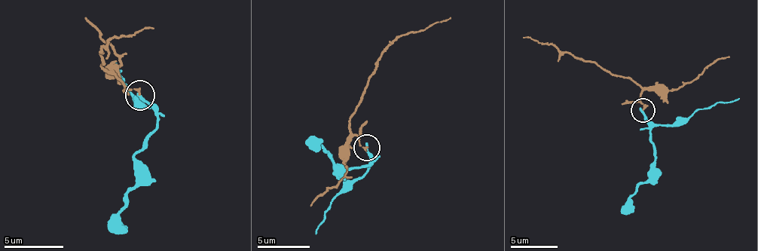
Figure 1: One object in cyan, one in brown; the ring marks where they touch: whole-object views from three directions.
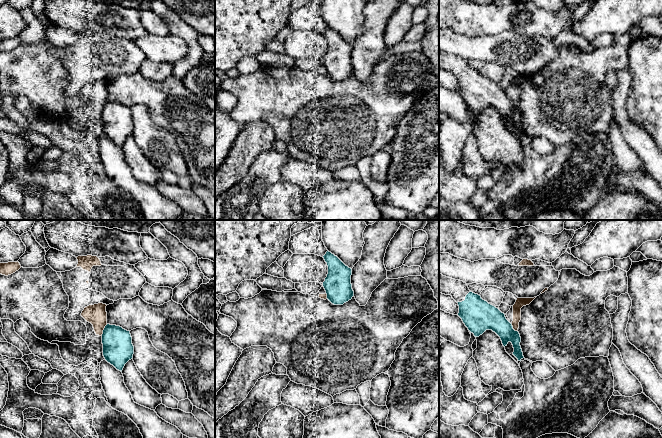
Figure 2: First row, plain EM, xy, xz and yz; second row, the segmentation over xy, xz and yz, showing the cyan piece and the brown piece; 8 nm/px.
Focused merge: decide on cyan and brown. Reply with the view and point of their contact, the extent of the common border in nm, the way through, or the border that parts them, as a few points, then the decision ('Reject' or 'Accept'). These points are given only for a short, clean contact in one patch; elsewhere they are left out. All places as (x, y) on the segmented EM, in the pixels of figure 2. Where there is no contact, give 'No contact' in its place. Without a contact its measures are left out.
Touches cyan at xy (103, 330). Shared border 110 nm. Reject

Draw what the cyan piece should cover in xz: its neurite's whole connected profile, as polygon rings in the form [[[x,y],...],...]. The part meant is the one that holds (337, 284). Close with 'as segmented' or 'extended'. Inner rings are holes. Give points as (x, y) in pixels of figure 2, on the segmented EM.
[[[329,251],[323,258],[328,266],[328,274],[323,282],[327,299],[334,305],[343,305],[354,296],[351,284],[352,269]]]; as segmented

